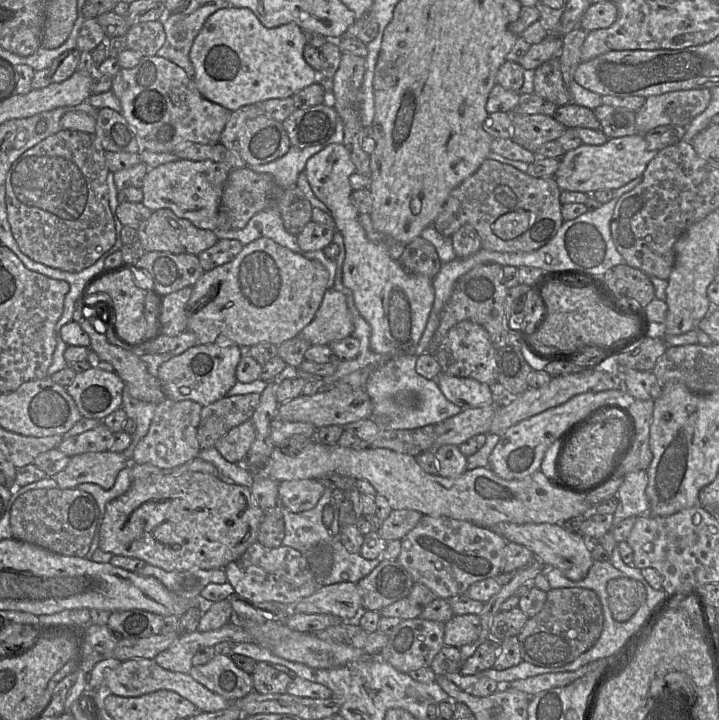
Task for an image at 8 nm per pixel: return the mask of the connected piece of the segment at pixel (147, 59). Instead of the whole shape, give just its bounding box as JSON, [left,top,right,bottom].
[112,55,232,153]

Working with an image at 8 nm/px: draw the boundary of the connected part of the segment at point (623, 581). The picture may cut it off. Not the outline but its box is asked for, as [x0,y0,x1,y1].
[606,577,646,621]

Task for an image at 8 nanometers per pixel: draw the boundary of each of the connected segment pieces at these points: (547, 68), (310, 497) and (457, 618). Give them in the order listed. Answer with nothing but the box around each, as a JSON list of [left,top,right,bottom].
[[534,58,572,107],[279,479,326,513],[444,614,481,648]]

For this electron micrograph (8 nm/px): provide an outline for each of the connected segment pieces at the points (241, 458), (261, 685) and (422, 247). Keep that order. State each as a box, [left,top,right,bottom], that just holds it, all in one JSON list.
[[215,419,255,463],[252,662,297,694],[398,236,442,280]]

